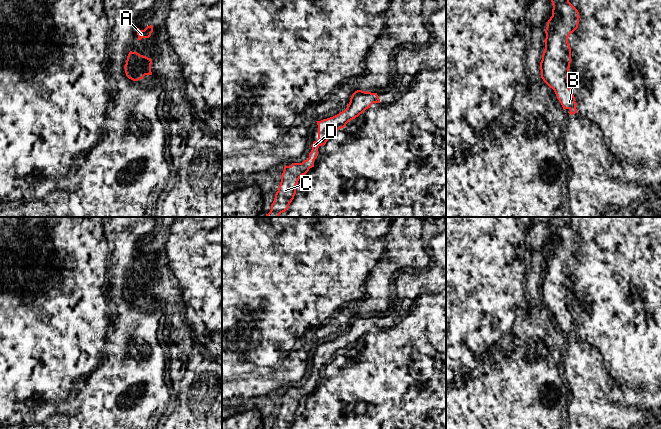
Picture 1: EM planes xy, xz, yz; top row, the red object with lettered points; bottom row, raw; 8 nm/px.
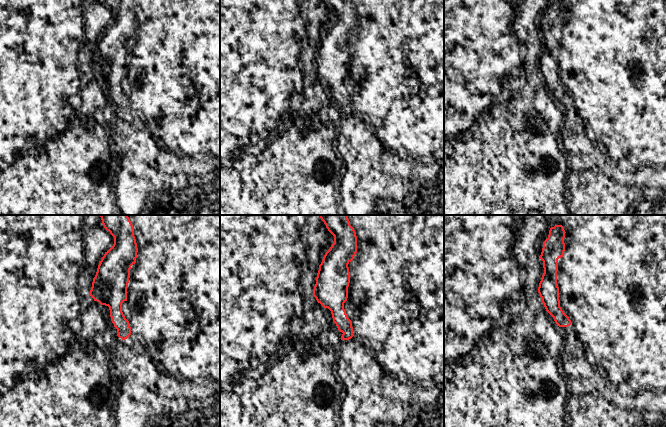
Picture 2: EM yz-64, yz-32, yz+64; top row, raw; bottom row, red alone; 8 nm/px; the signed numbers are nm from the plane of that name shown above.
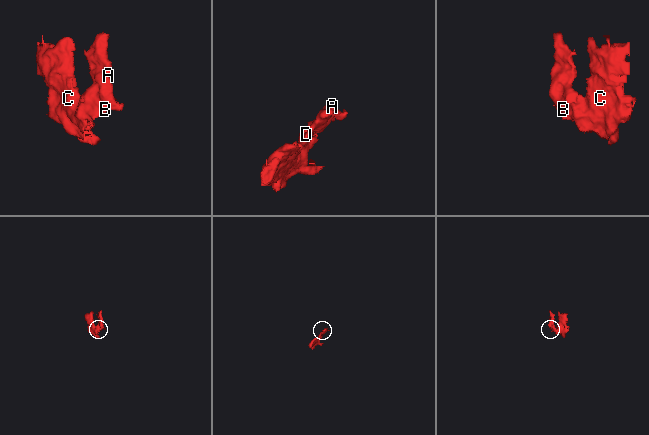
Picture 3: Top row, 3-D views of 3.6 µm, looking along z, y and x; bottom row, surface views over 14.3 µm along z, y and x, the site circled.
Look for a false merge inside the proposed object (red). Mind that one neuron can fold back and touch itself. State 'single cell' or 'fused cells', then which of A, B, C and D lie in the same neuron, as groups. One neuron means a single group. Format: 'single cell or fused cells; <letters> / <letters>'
single cell; A B C D

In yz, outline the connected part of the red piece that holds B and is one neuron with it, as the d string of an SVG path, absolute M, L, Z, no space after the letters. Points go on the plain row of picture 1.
M549 217L552 240L545 253L545 273L540 286L541 302L554 314L563 333L577 337L577 327L568 306L571 272L568 261L579 248L579 236L569 226L569 217Z

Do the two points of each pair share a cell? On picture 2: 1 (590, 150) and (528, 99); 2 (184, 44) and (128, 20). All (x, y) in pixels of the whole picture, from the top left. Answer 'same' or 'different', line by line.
1: different
2: same

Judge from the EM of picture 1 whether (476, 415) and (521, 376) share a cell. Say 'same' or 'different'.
same

